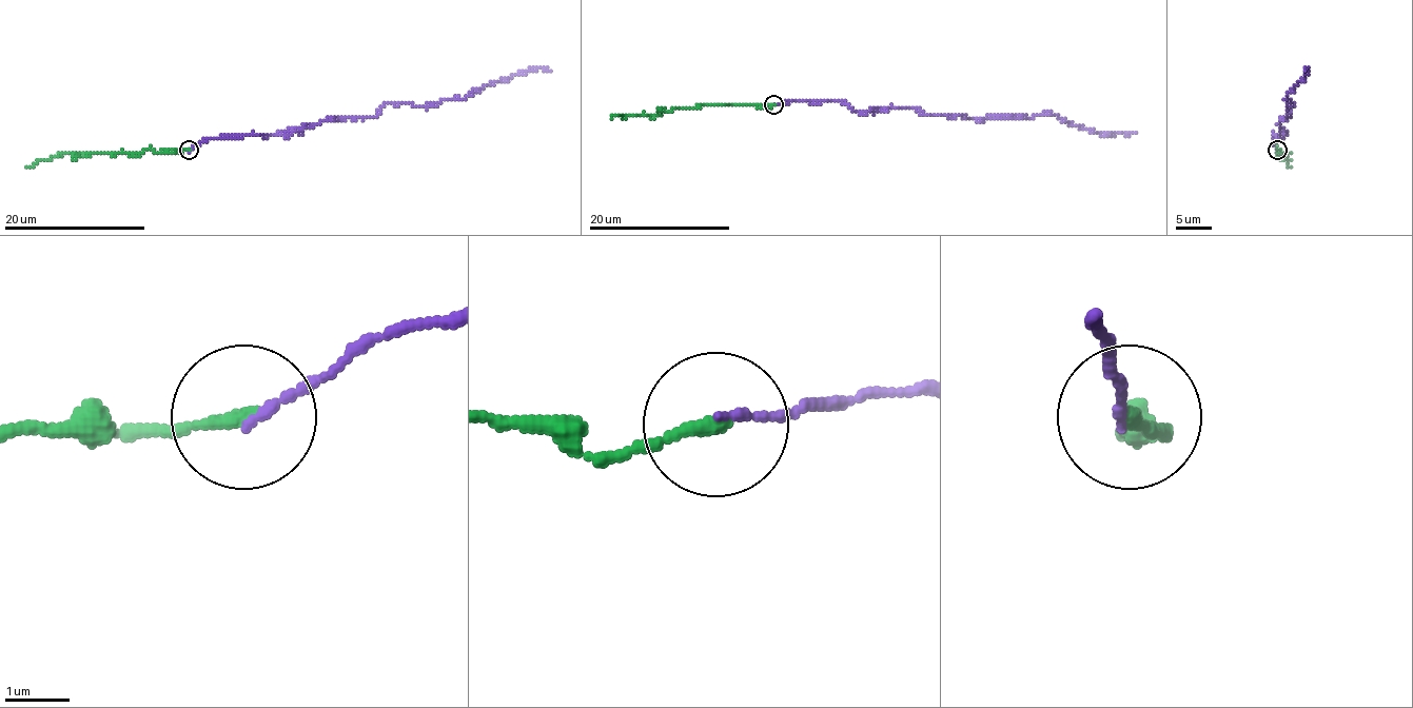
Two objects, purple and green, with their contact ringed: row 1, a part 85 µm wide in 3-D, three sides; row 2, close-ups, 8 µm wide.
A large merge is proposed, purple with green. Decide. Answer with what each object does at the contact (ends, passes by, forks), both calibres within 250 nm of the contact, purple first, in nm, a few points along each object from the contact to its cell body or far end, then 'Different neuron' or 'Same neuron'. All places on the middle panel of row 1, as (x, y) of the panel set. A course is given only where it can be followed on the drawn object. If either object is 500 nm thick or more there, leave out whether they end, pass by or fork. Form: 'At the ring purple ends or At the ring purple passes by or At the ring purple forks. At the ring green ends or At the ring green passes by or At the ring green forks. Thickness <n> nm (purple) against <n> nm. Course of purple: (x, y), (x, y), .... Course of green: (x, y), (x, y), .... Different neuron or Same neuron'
At the ring purple ends. At the ring green ends. Thickness 120 nm (purple) against 220 nm. Course of purple: (773, 103), (843, 100), (859, 112), (893, 106), (974, 119), (1052, 114), (1101, 134), (1137, 134). Course of green: (773, 105), (761, 109), (740, 103), (701, 105), (660, 111), (654, 116), (612, 118). Same neuron

